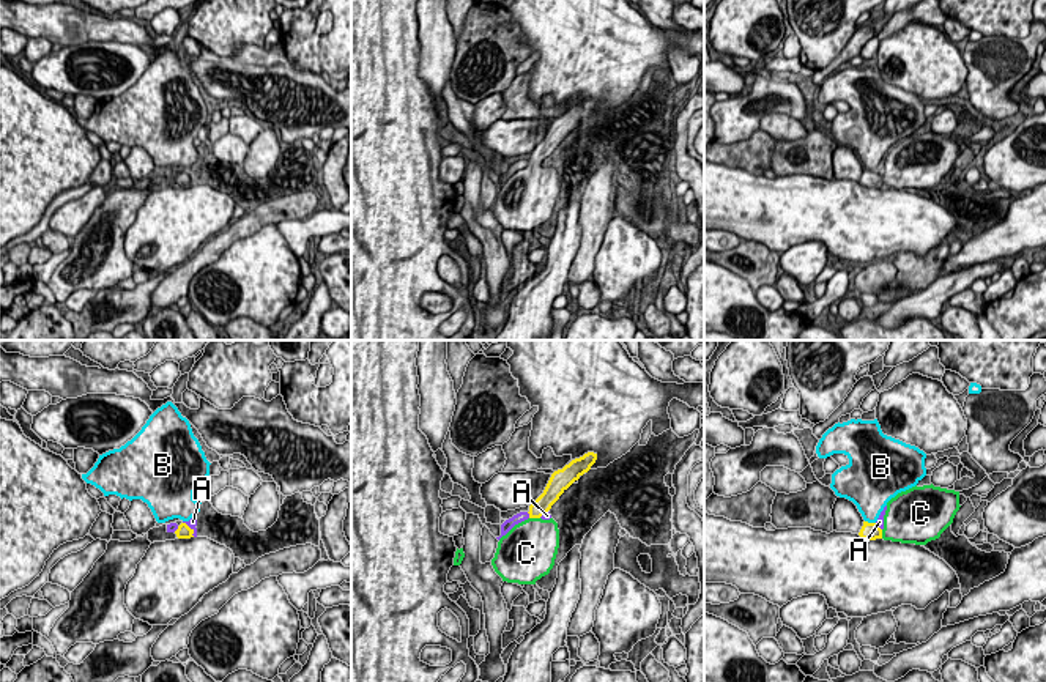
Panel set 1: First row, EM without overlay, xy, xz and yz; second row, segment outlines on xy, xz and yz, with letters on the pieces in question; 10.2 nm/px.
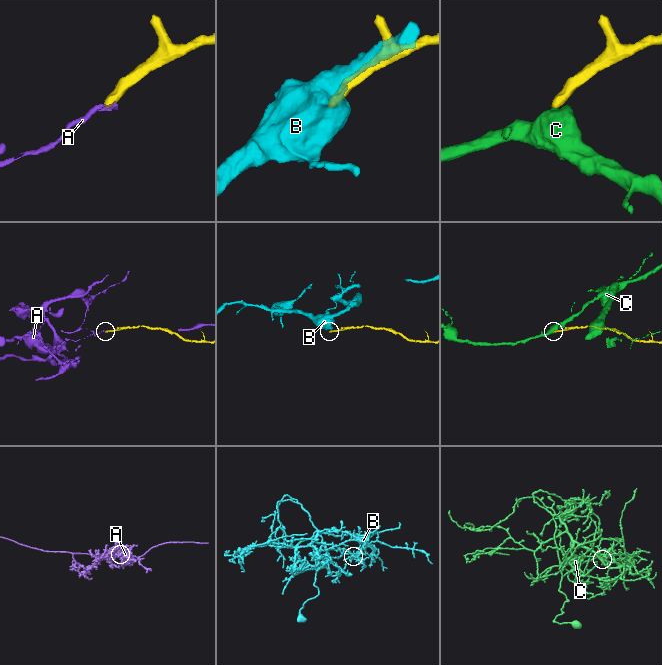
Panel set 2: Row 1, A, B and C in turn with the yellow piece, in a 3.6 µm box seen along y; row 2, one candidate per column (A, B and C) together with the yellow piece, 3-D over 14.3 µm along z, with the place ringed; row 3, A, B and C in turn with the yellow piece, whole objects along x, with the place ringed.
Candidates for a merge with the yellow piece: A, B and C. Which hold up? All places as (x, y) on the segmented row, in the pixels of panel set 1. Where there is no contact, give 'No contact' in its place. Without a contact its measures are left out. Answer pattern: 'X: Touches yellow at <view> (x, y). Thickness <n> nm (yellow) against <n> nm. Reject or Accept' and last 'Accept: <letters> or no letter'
A: Touches yellow at xz (530, 515). Thickness 180 nm (yellow) against 120 nm. Reject
B: Touches yellow at yz (870, 523). Thickness 190 nm (yellow) against 320 nm. Reject
C: Touches yellow at xz (534, 517). Thickness 180 nm (yellow) against 480 nm. Accept
Accept: C

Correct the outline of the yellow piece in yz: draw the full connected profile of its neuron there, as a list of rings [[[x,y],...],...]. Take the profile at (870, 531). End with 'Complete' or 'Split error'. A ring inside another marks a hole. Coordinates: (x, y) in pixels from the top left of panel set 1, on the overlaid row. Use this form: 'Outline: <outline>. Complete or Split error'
Outline: [[[912,487],[887,502],[884,528],[863,521],[859,532],[866,540],[926,545],[940,537],[959,510],[959,491],[940,487]]]. Split error

